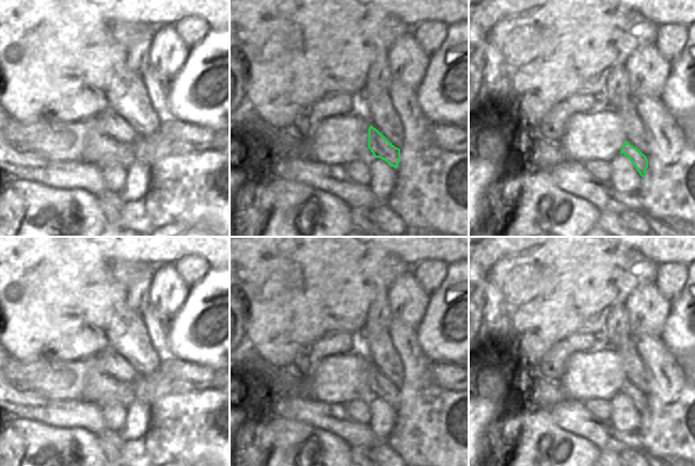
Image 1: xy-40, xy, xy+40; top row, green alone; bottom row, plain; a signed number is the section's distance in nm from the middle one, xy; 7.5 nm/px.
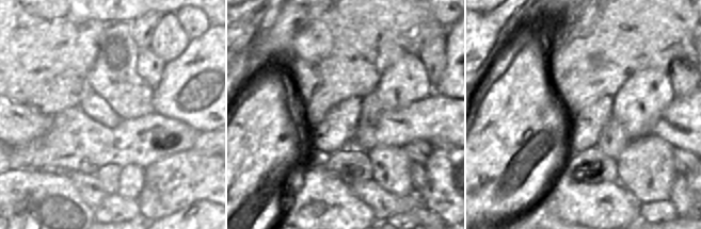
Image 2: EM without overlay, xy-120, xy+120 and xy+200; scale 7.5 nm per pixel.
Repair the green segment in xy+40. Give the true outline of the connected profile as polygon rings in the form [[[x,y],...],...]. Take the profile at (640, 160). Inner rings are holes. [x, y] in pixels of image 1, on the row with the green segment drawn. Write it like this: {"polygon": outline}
{"polygon": [[[627,141],[622,146],[620,154],[623,154],[633,163],[642,177],[646,176],[648,159],[639,149]]]}

